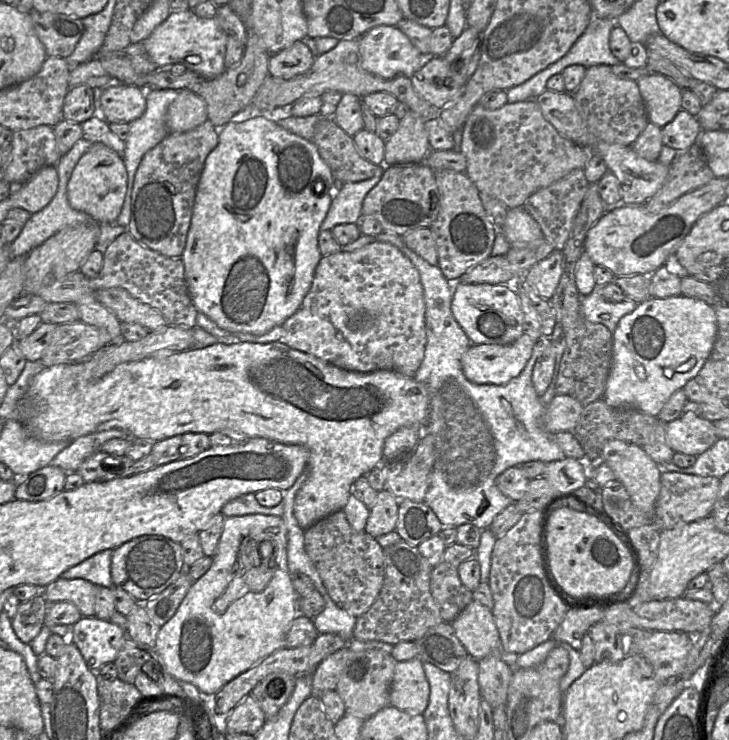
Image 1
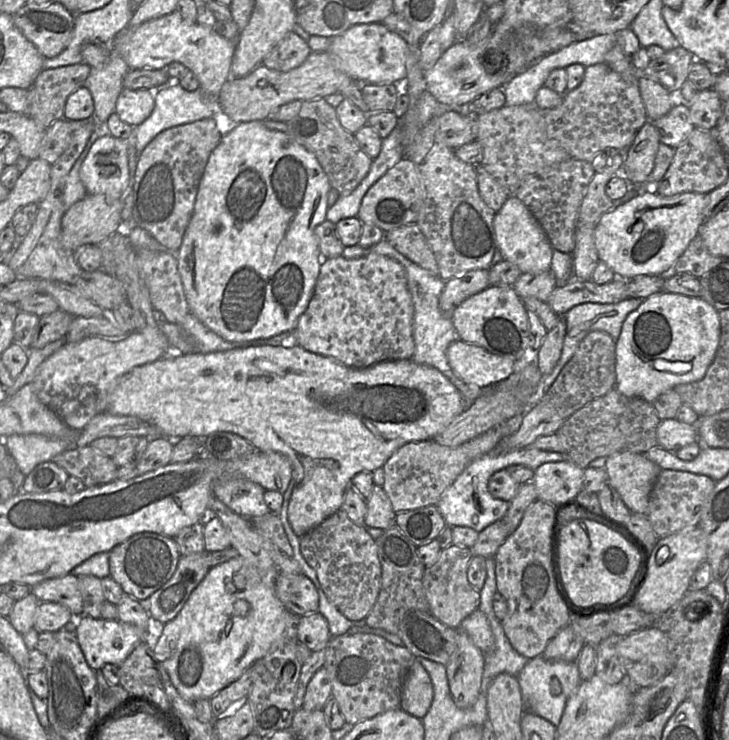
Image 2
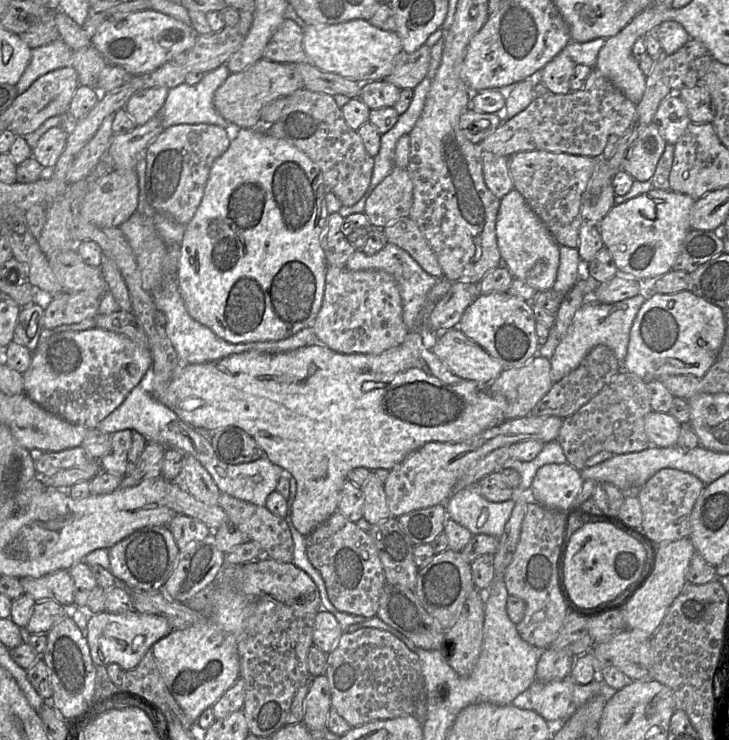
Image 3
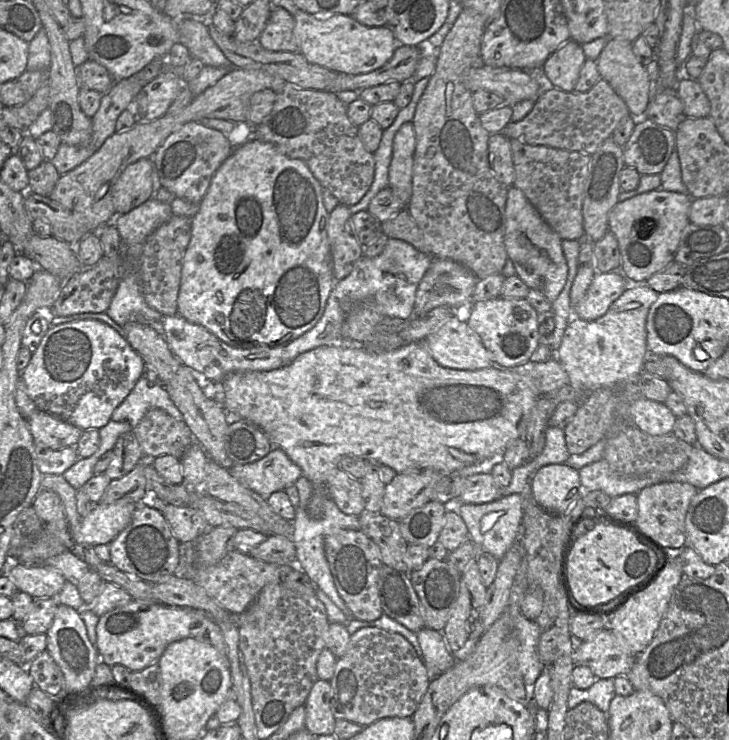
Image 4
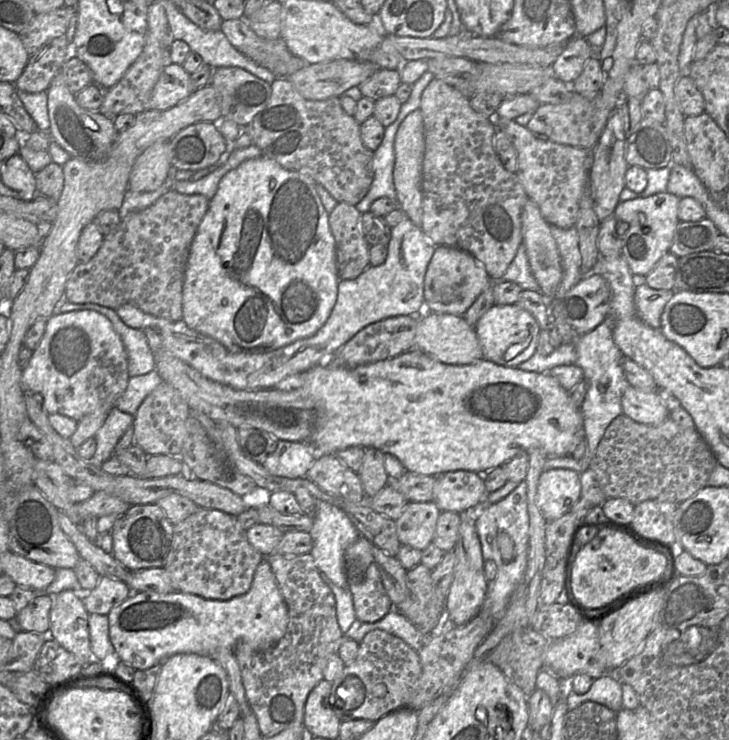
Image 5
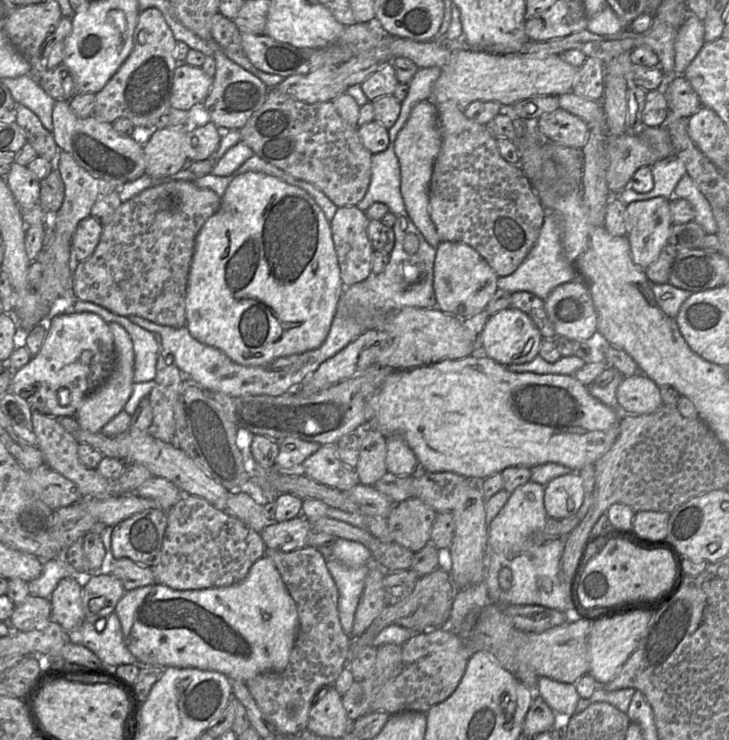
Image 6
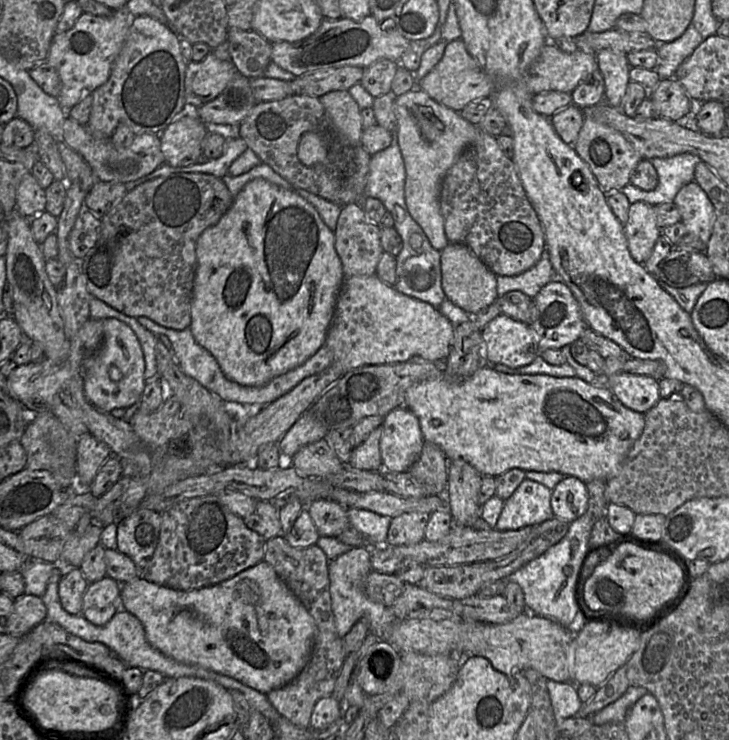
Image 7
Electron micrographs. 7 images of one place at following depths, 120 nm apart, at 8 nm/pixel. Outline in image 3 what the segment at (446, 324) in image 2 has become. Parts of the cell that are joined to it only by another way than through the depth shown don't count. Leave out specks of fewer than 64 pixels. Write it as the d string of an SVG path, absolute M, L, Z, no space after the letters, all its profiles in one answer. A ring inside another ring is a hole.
M389 242L373 255L367 255L362 250L356 249L348 258L346 268L351 271L368 269L382 270L392 275L400 292L404 324L408 331L417 328L417 316L425 303L428 292L434 286L438 278L424 271L409 253Z

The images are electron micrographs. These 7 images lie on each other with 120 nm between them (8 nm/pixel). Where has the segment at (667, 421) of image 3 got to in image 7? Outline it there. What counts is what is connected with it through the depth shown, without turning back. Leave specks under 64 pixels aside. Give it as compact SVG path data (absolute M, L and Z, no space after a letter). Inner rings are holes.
M618 372L608 376L608 388L624 406L643 414L661 398L659 381L648 375Z

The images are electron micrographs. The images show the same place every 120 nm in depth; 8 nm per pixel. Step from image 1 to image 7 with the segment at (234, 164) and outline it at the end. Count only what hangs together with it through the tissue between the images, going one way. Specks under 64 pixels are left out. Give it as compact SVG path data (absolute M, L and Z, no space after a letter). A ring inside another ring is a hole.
M255 178L244 185L217 224L205 229L196 243L197 265L190 306L190 330L194 340L209 351L223 374L240 385L258 387L292 370L314 355L325 343L338 293L345 279L342 263L335 250L334 232L323 222L317 210L298 193L282 188L263 178Z

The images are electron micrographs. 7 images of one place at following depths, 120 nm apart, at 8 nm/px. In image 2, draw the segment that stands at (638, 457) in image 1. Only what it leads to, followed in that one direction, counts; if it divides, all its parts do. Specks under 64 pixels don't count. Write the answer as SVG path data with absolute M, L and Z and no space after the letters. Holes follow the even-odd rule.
M617 452L606 458L605 470L625 505L632 513L646 514L651 490L661 472L660 467L645 457L643 453Z

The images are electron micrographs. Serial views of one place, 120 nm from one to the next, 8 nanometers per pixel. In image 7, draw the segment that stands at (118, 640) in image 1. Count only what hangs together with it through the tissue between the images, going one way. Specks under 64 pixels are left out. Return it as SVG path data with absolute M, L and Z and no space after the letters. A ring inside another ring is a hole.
M265 560L228 580L189 591L157 585L138 576L121 584L120 607L140 620L149 644L165 656L229 676L265 695L290 683L312 652L313 617Z

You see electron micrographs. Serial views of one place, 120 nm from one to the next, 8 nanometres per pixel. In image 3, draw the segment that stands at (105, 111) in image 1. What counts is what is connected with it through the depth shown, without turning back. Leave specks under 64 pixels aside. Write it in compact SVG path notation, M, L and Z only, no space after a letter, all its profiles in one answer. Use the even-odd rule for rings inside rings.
M152 87L135 92L124 106L134 122L141 126L157 115L165 103L169 88Z

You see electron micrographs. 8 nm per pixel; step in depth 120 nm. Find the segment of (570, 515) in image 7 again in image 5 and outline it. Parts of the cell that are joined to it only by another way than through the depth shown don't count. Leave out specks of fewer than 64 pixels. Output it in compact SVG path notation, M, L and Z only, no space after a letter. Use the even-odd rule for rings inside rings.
M550 469L541 473L537 486L537 505L547 521L570 512L581 497L580 474L569 469Z

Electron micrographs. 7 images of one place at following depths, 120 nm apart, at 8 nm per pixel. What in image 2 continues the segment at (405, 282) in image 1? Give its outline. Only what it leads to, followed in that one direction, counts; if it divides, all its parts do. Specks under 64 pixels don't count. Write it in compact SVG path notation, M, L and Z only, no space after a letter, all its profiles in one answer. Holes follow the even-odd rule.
M370 253L357 259L346 259L343 256L328 258L322 260L313 296L307 306L307 309L298 319L297 325L293 330L293 339L296 344L309 352L331 357L348 367L362 369L383 361L405 360L412 358L415 352L413 339L413 316L414 307L412 297L408 289L406 271L398 261L388 256L375 253Z

